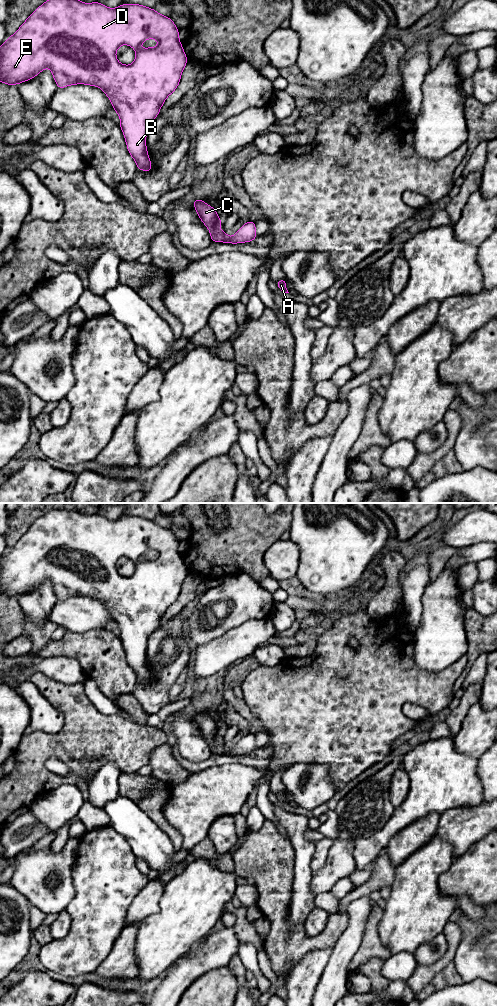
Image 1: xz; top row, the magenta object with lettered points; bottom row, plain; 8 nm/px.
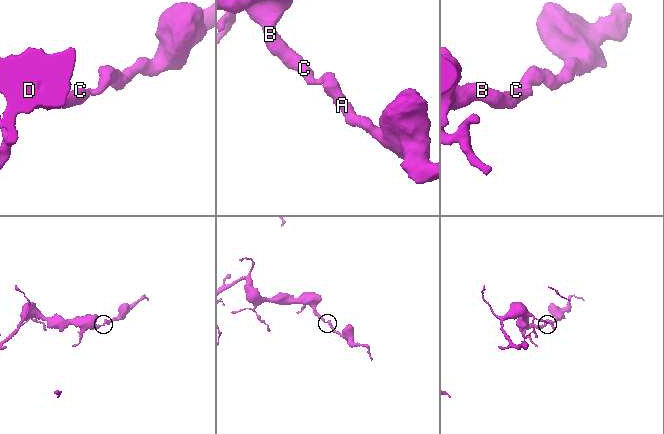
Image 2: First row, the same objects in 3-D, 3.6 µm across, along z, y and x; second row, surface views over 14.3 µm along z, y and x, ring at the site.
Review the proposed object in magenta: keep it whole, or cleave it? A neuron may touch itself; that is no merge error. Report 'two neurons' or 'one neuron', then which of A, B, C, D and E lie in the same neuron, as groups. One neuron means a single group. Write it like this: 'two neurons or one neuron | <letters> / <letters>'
one neuron | A B C D E

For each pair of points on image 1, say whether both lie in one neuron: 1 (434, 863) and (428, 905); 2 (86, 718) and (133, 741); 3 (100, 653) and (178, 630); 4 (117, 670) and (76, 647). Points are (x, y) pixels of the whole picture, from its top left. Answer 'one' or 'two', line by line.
1: one
2: one
3: two
4: one

